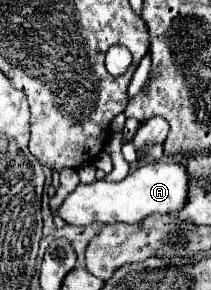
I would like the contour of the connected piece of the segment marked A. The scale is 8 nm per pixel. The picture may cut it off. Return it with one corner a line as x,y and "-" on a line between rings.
171,159
143,163
119,183
97,179
91,185
79,183
67,199
57,207
57,215
71,225
91,225
91,223
131,223
137,225
143,217
151,213
173,213
185,205
187,197
187,171

